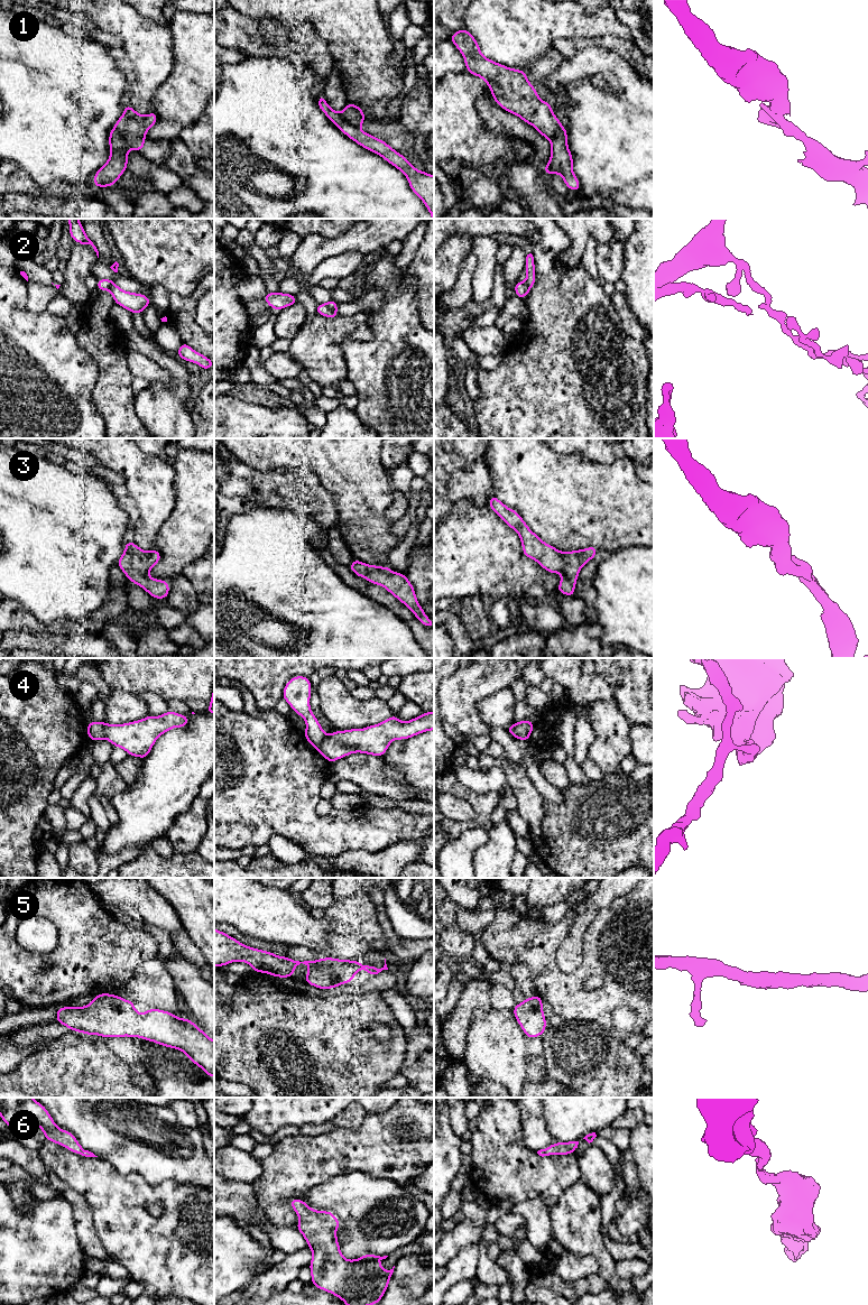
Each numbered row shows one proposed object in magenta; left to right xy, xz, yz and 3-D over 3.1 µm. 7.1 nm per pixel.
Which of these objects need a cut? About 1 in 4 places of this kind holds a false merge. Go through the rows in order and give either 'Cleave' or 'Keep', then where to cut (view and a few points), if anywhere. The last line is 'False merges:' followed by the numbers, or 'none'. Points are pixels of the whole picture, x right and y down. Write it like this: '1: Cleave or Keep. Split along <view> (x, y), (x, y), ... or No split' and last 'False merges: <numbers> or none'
1: Cleave. Split along xy (113, 127), (130, 147)
2: Cleave. Split along xz (326, 303), (335, 312)
3: Keep. No split
4: Cleave. Split along xy (103, 723), (104, 737)
5: Keep. No split
6: Keep. No split
False merges: 1, 2, 4

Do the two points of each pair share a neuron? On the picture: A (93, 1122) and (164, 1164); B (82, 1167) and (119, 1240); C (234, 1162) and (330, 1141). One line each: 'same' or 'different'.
A: same
B: same
C: different

